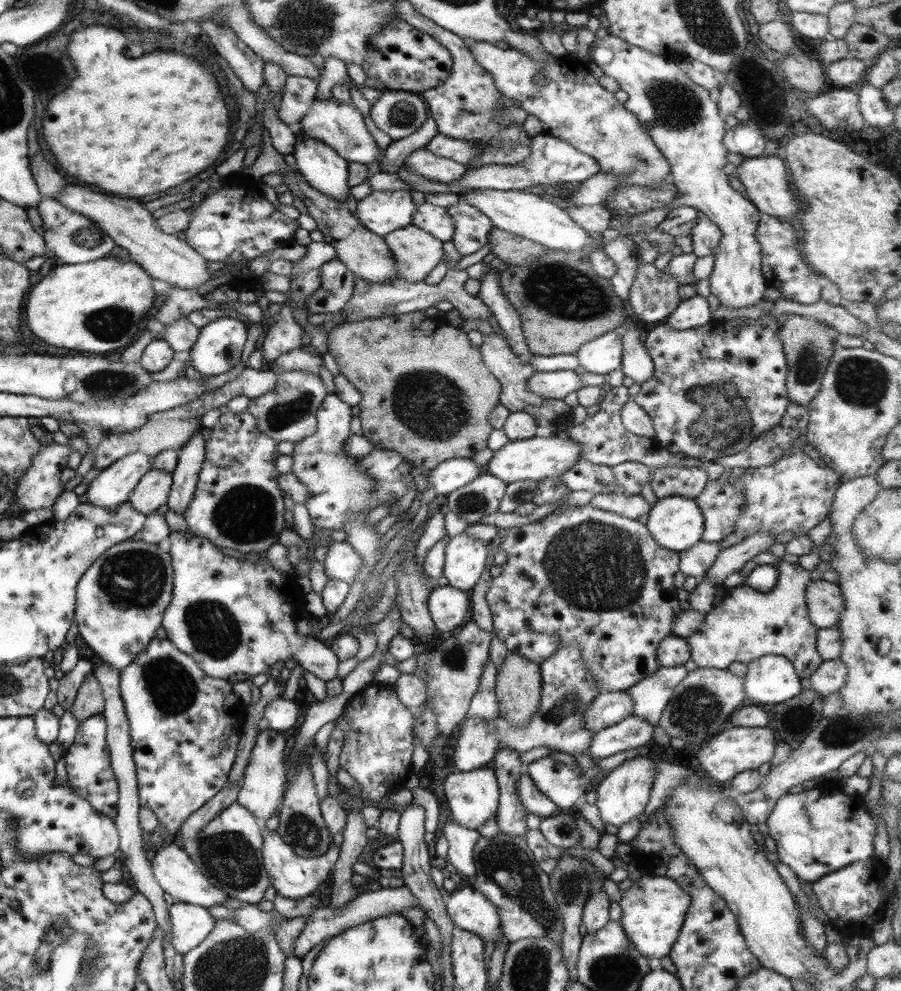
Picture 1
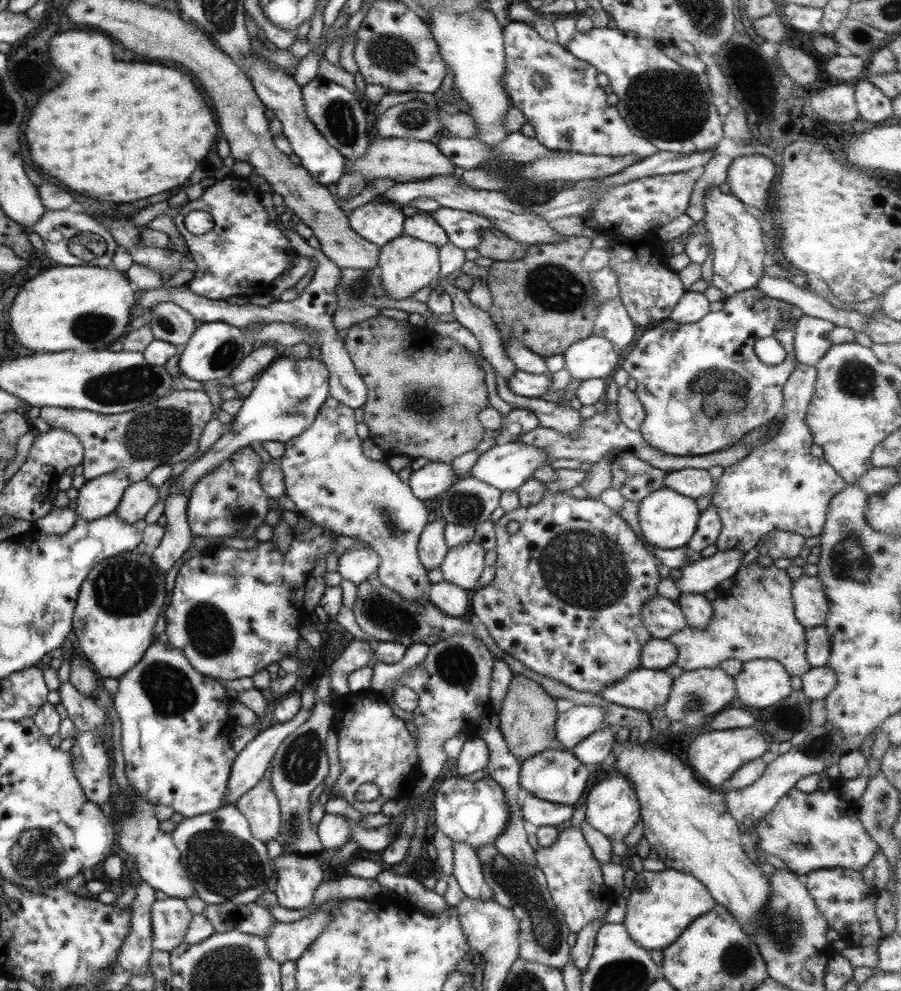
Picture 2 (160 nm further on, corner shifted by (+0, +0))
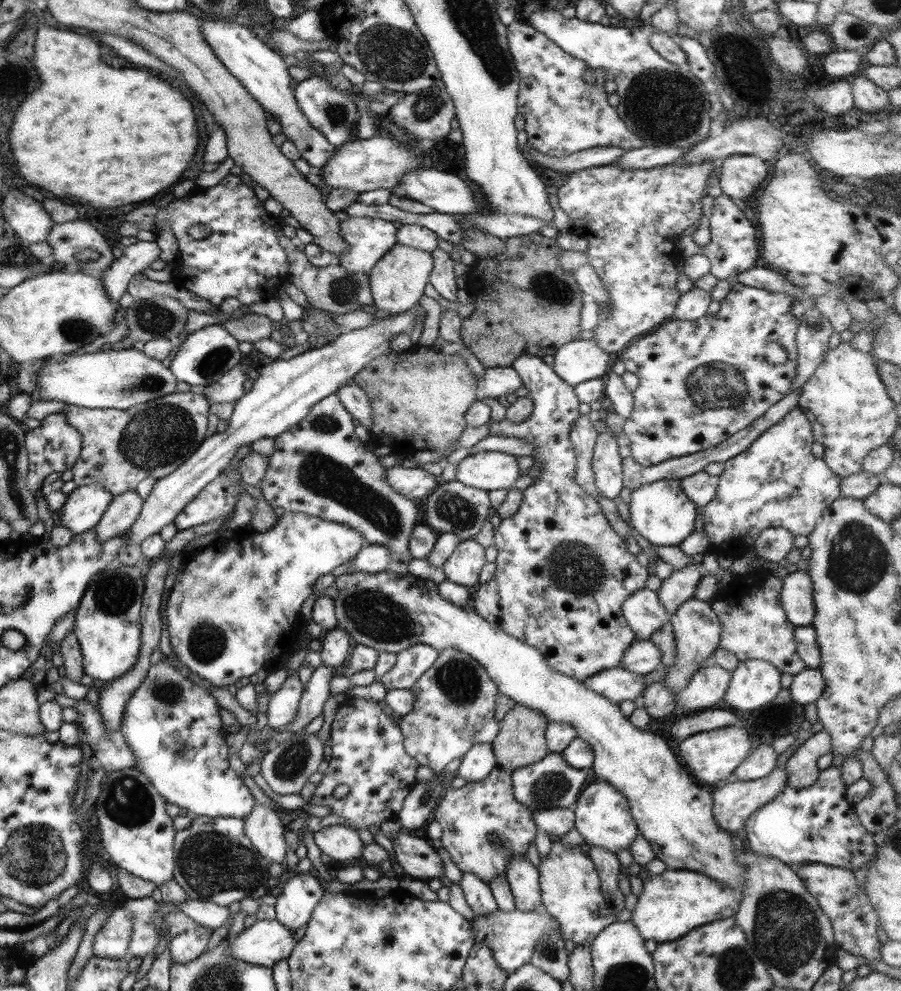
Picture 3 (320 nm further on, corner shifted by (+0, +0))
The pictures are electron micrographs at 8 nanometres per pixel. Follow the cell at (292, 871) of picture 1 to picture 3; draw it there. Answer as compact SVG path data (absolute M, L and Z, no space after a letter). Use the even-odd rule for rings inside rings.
M312 872L290 874L274 904L275 920L287 930L307 924L315 904L323 895L323 884Z

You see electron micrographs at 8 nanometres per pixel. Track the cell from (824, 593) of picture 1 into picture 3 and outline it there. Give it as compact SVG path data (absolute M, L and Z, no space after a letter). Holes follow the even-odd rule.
M805 570L787 573L782 578L778 599L787 622L794 627L811 624L815 614L811 593L811 579Z

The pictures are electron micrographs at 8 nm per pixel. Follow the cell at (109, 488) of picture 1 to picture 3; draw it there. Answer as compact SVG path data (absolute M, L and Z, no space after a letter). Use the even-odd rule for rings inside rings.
M94 483L77 487L66 496L65 504L55 513L56 523L73 534L81 534L94 528L111 500L113 497L109 492Z

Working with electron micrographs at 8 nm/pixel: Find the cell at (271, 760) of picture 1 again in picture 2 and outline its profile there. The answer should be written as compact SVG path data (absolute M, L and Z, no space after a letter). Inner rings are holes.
M267 777L257 781L233 805L247 820L253 838L261 842L277 838L281 824L280 808Z

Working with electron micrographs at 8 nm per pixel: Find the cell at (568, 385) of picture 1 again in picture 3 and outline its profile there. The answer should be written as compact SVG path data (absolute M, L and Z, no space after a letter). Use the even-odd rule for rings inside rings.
M510 367L484 368L483 376L475 379L475 391L479 398L512 398L512 393L520 387L521 379Z

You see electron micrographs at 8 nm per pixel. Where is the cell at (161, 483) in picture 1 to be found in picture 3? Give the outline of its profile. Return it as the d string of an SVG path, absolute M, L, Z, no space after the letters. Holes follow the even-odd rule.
M135 490L113 497L94 526L96 539L105 542L108 538L122 536L138 517L141 506L143 501L135 494Z

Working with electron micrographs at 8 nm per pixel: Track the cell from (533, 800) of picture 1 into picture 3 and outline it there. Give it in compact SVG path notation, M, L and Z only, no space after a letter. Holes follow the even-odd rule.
M542 808L531 812L537 831L545 832L555 840L565 836L574 827L571 808Z

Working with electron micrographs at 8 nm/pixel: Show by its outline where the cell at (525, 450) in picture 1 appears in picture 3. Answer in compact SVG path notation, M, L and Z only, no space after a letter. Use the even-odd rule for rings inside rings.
M477 452L456 464L454 479L465 487L481 491L508 491L520 474L515 456L504 452Z

